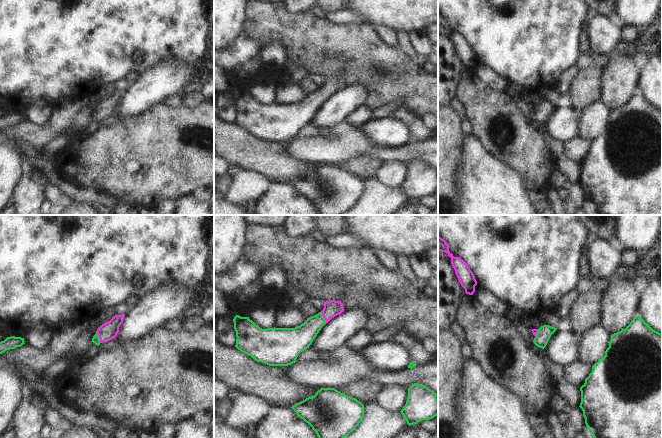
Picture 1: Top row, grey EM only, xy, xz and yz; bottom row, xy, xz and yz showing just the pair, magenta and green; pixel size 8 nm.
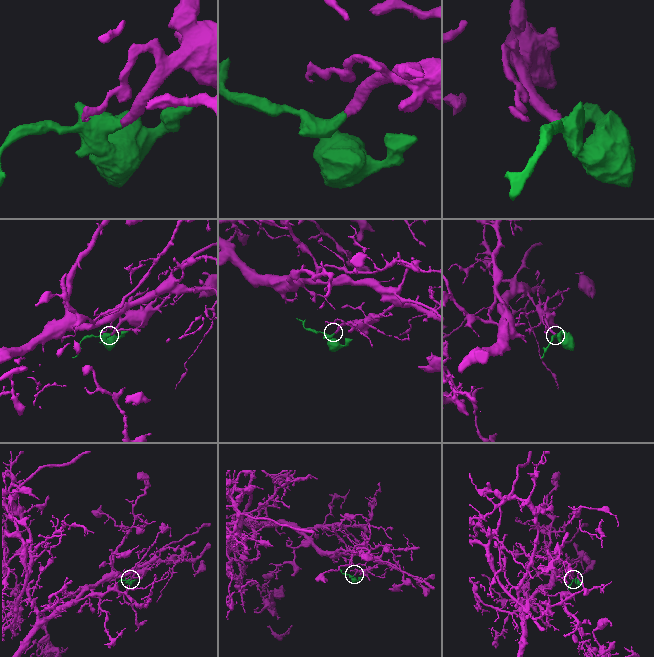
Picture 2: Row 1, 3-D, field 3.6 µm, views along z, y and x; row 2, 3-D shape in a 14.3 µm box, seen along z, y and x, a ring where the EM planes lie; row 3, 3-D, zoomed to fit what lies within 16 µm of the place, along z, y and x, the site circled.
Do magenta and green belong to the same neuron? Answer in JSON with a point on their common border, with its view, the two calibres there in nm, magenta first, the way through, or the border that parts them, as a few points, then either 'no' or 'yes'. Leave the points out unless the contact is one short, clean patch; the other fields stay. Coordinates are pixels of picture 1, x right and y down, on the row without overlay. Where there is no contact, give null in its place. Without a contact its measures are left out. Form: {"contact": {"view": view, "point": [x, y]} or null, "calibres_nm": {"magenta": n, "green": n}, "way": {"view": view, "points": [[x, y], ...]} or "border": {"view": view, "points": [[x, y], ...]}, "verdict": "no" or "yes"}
{"contact": {"view": "xz", "point": [323, 92]}, "calibres_nm": {"magenta": 140, "green": 190}, "way": {"view": "xz", "points": [[332, 84], [323, 92], [301, 113]]}, "verdict": "yes"}

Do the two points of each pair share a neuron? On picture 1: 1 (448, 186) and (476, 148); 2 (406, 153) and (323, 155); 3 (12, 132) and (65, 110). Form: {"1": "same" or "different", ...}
{"1": "different", "2": "same", "3": "same"}

